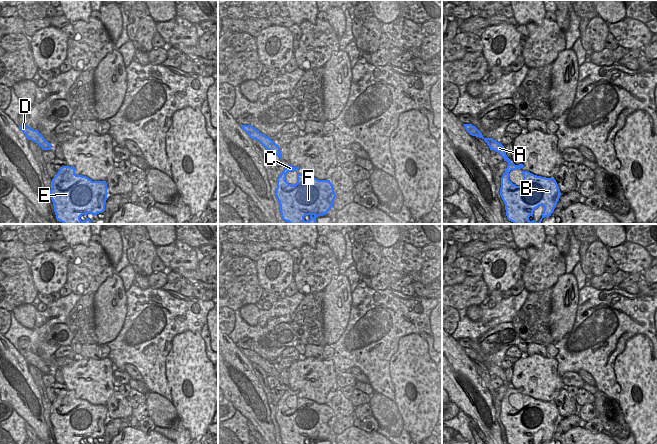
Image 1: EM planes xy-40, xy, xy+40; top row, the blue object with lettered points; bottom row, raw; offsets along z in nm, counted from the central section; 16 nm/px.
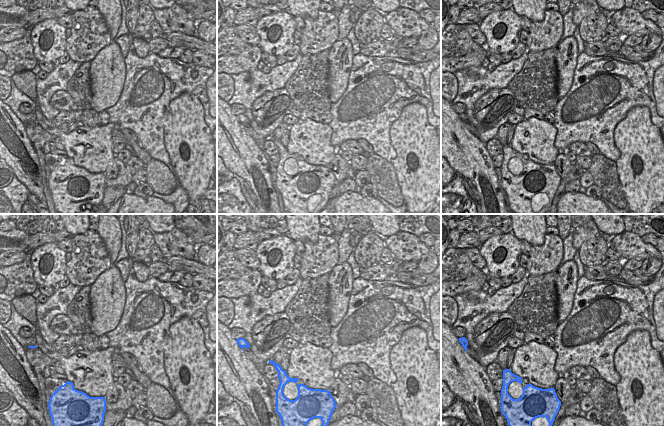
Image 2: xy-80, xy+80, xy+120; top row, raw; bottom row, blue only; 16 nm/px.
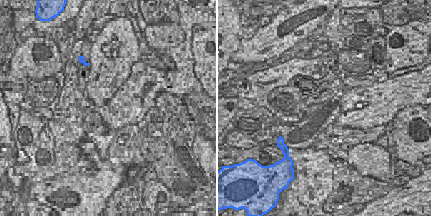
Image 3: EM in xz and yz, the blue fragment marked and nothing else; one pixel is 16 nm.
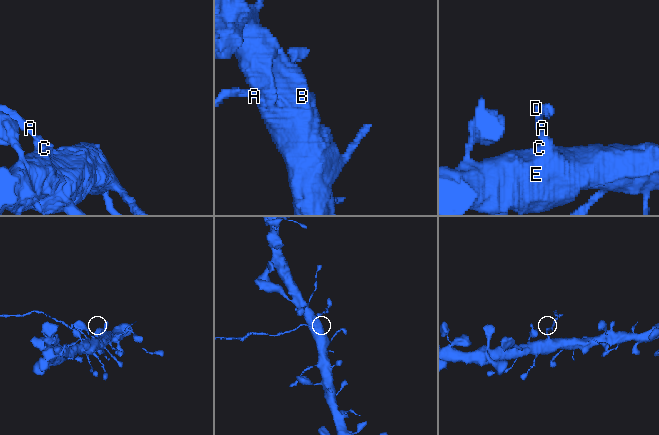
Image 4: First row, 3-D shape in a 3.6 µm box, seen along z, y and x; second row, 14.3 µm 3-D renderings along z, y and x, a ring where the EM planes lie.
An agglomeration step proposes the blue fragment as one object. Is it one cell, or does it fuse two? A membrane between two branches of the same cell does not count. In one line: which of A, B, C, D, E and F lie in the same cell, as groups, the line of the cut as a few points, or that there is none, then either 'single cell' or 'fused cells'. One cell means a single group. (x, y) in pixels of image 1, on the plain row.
A D / B C E F; cut in xy+40 along (505, 377), (502, 380); fused cells

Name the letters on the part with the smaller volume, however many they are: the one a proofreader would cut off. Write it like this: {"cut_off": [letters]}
{"cut_off": ["A", "D"]}

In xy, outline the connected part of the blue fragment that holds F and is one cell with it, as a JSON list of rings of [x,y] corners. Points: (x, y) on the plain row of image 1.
[[[289,388],[277,402],[275,419],[281,441],[283,444],[304,444],[309,439],[310,444],[316,444],[333,431],[336,421],[333,409],[330,404],[318,404],[306,398],[297,398],[297,407],[289,408],[286,398],[298,393]]]

